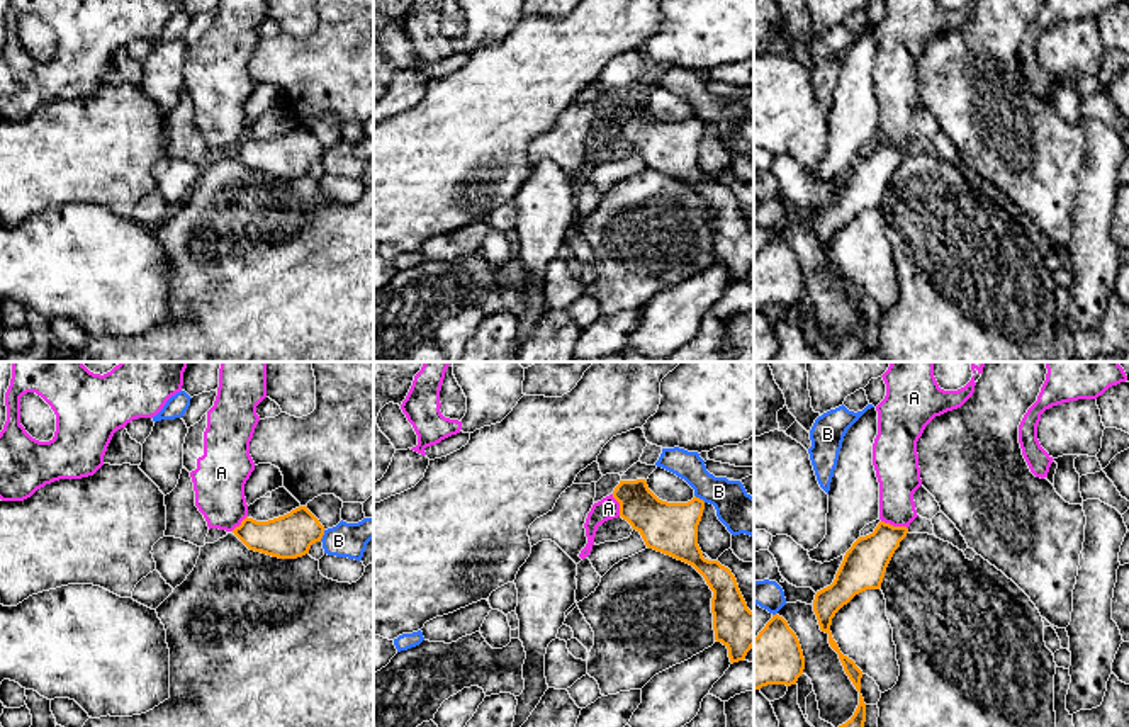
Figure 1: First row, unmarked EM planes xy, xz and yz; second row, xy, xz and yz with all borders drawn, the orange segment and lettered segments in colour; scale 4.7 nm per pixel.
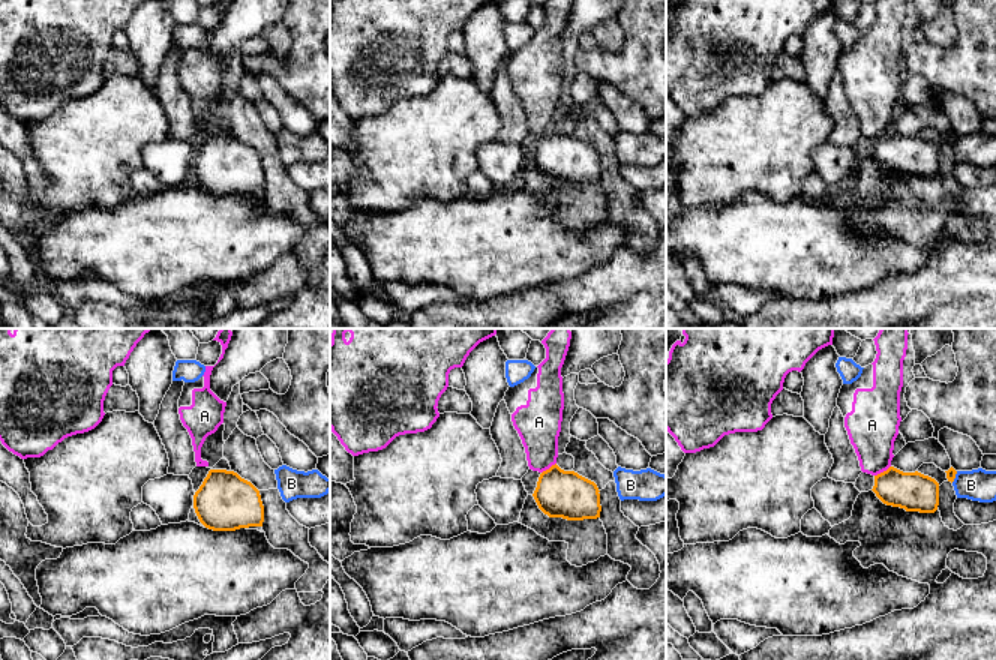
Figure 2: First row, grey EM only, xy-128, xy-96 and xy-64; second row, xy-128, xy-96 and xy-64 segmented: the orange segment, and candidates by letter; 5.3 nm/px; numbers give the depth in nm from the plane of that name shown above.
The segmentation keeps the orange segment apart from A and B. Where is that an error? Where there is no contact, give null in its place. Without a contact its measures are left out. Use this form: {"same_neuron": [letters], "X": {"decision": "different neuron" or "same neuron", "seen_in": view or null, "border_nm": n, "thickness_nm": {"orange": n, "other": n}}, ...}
{"same_neuron": [], "A": {"decision": "different neuron", "seen_in": "yz", "border_nm": 130, "thickness_nm": {"orange": 200, "other": 200}}, "B": {"decision": "different neuron", "seen_in": "xy", "border_nm": 60, "thickness_nm": {"orange": 200, "other": 160}}}

